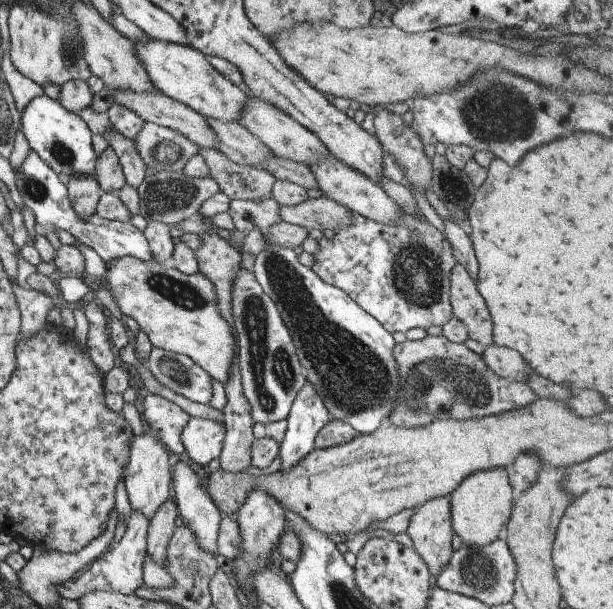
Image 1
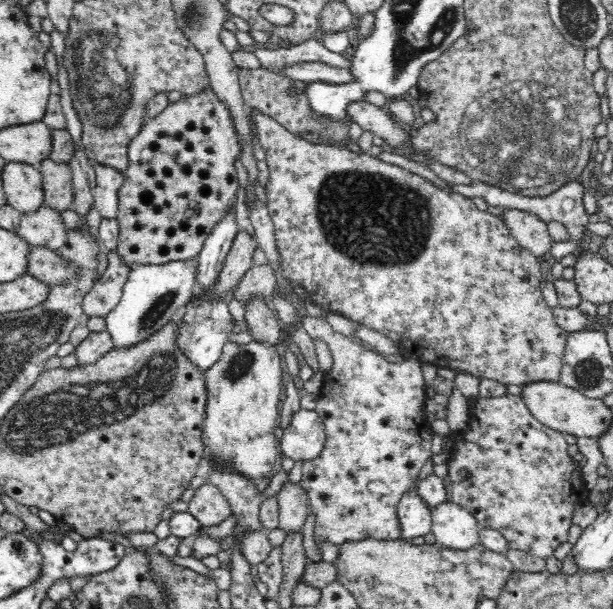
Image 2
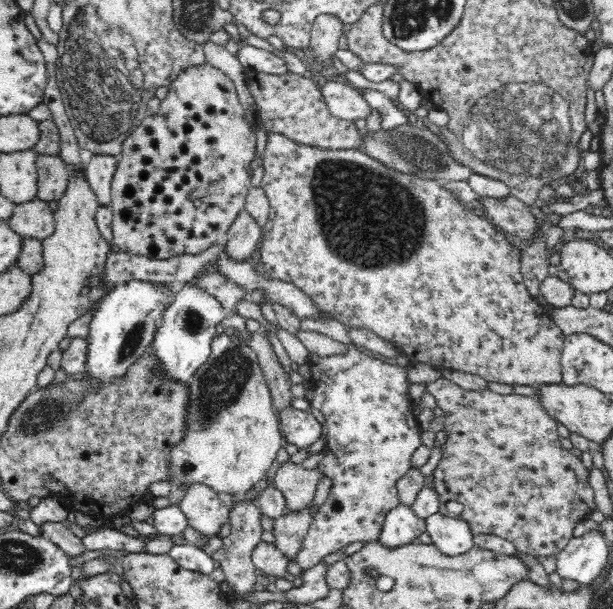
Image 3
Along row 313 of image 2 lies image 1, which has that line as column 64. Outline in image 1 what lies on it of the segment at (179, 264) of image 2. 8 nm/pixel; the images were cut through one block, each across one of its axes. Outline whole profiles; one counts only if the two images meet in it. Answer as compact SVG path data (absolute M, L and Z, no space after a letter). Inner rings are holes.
M45 94L33 98L20 114L20 124L31 151L55 175L67 179L72 175L94 175L94 161L96 160L91 144L91 132L87 124L75 113L65 111L55 99L49 99Z

